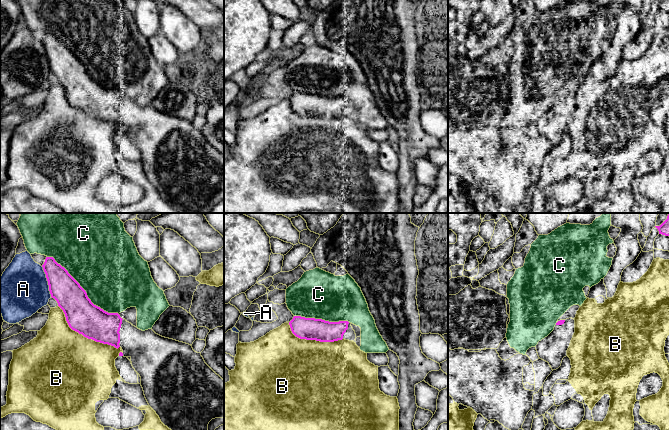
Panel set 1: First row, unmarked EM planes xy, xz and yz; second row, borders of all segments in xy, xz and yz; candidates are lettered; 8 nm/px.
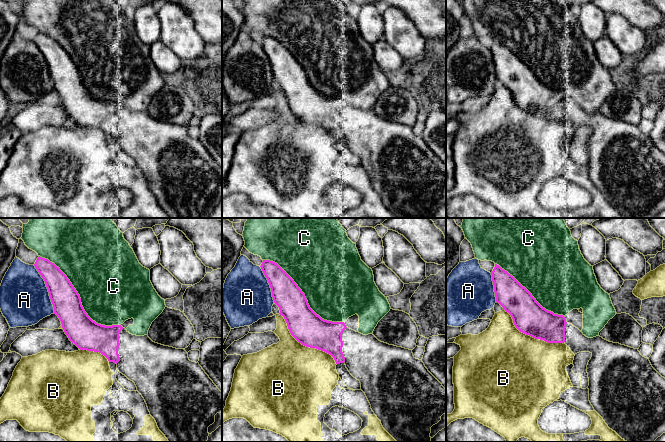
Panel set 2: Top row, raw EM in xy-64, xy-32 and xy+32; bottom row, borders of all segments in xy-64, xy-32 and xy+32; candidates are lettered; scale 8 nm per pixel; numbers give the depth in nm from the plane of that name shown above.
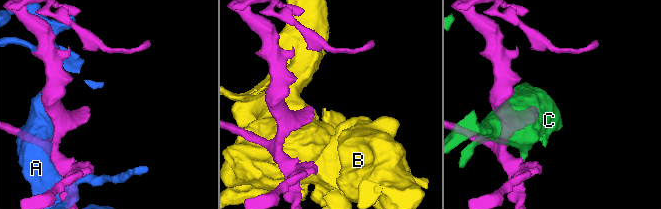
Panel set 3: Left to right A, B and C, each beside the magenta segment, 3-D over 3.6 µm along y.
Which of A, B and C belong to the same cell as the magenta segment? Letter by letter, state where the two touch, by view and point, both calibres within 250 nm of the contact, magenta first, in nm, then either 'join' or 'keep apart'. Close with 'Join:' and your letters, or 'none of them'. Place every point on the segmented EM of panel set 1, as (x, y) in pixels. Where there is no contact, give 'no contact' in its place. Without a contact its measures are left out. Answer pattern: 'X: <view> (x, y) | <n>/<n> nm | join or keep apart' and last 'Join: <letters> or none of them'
A: xy (47, 280) | 240/400 nm | keep apart
B: xy (84, 336) | 260/500 nm | keep apart
C: xy (84, 290) | 260/500 nm | keep apart
Join: none of them

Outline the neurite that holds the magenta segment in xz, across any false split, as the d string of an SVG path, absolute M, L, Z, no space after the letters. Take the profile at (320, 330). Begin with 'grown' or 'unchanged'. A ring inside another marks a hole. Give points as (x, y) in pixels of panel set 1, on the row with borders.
grown; M294 316L289 322L292 333L306 340L334 342L338 340L354 341L355 331L348 321L329 322L322 319Z

